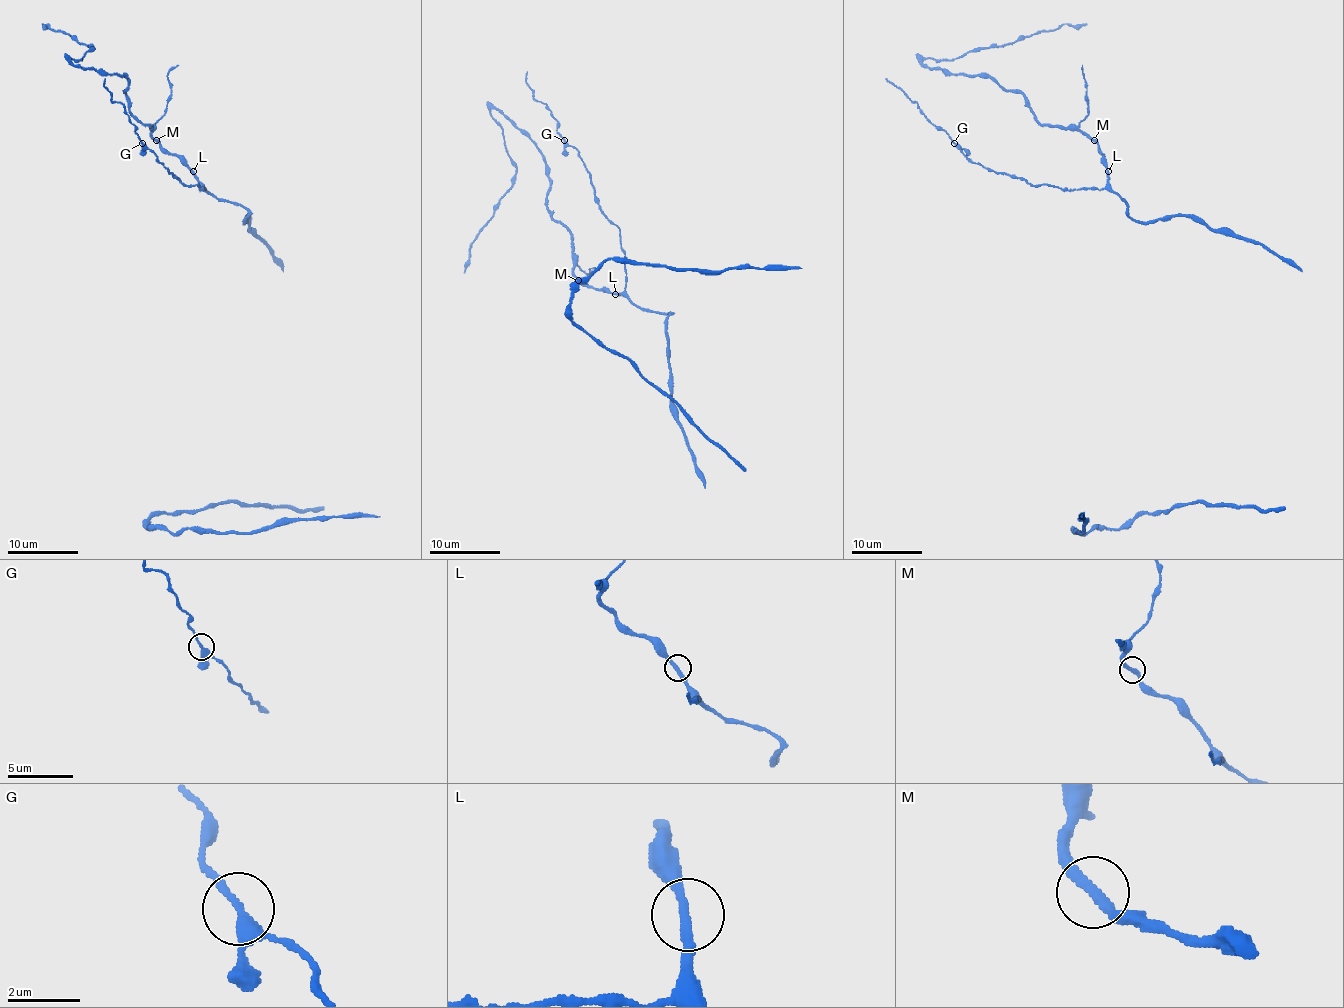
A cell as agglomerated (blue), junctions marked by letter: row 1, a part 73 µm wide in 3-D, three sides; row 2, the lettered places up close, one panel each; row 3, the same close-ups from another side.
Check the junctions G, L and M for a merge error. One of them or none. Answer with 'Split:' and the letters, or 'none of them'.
Split: none of them

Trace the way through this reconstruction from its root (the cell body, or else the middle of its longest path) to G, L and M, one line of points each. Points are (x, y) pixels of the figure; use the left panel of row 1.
G: (272, 252), (247, 215), (244, 222), (242, 207), (186, 186), (142, 143)
L: (272, 252), (249, 228), (247, 215), (244, 222), (247, 212), (239, 205), (219, 201), (193, 171)
M: (272, 252), (249, 228), (247, 215), (244, 222), (247, 212), (242, 207), (219, 201), (156, 140)

